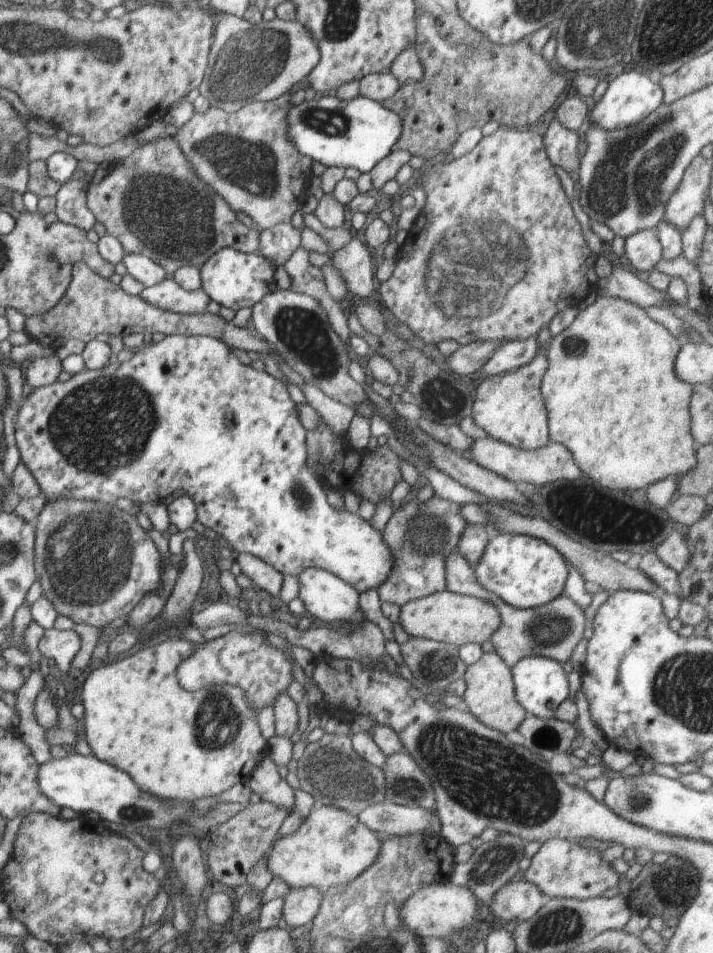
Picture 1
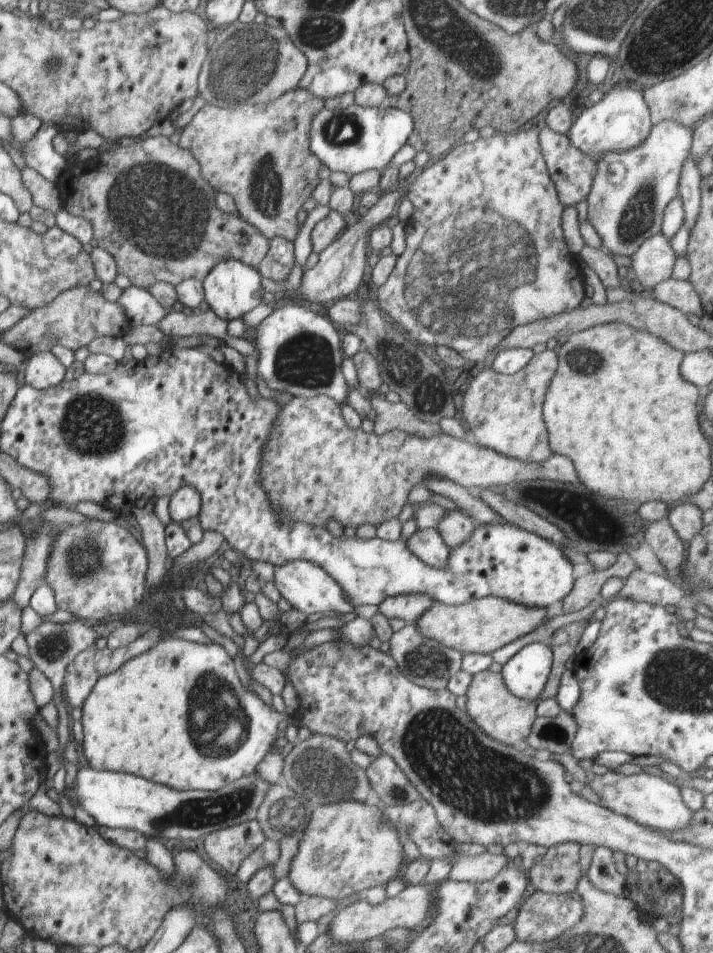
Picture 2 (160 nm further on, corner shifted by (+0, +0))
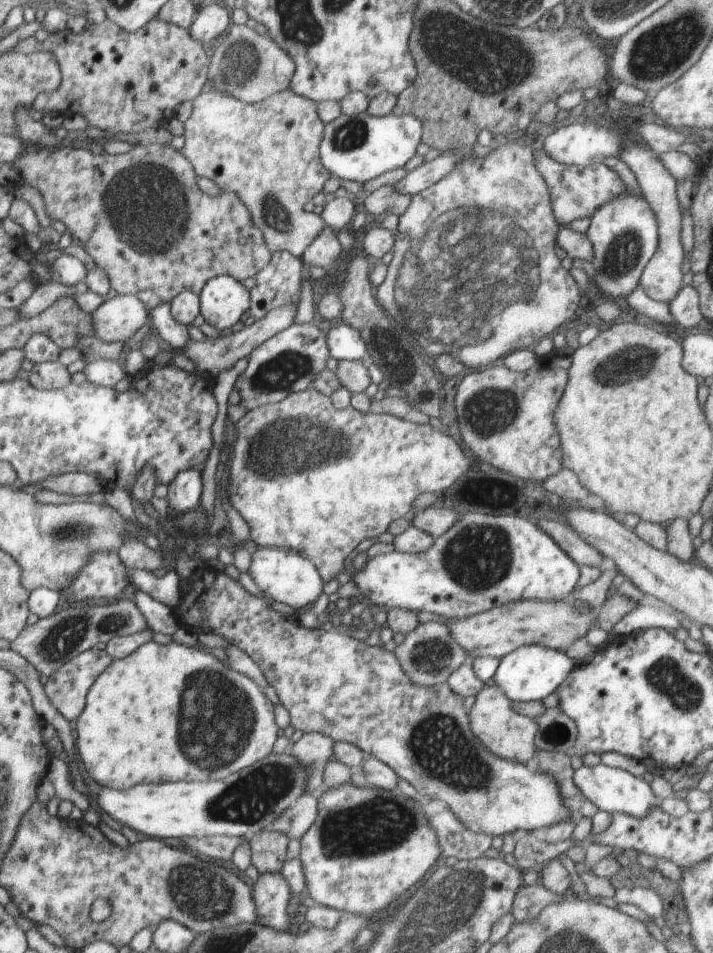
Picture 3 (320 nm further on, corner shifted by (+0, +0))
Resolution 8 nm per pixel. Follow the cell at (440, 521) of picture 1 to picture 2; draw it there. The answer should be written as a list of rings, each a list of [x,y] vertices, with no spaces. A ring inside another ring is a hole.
[[[400,595],[385,598],[379,604],[379,611],[388,620],[402,618],[406,623],[416,623],[417,619],[434,604],[430,597],[424,595]]]

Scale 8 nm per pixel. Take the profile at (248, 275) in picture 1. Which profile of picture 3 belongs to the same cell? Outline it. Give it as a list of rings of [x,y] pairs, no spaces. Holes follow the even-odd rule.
[[[230,275],[211,278],[199,294],[200,314],[221,331],[232,328],[250,307],[249,290]]]

